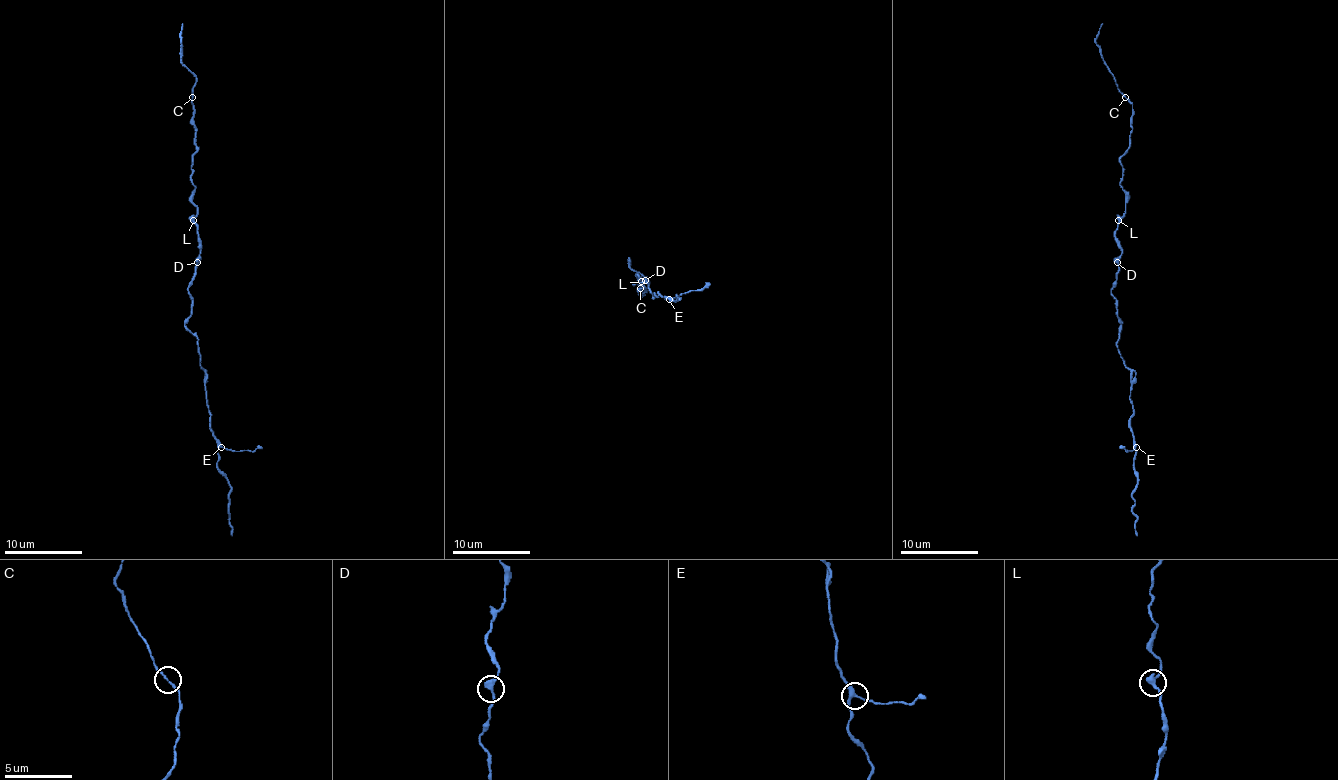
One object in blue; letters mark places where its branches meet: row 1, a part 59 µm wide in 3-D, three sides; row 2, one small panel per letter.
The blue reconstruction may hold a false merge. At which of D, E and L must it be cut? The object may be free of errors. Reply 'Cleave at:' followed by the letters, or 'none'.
Cleave at: none

